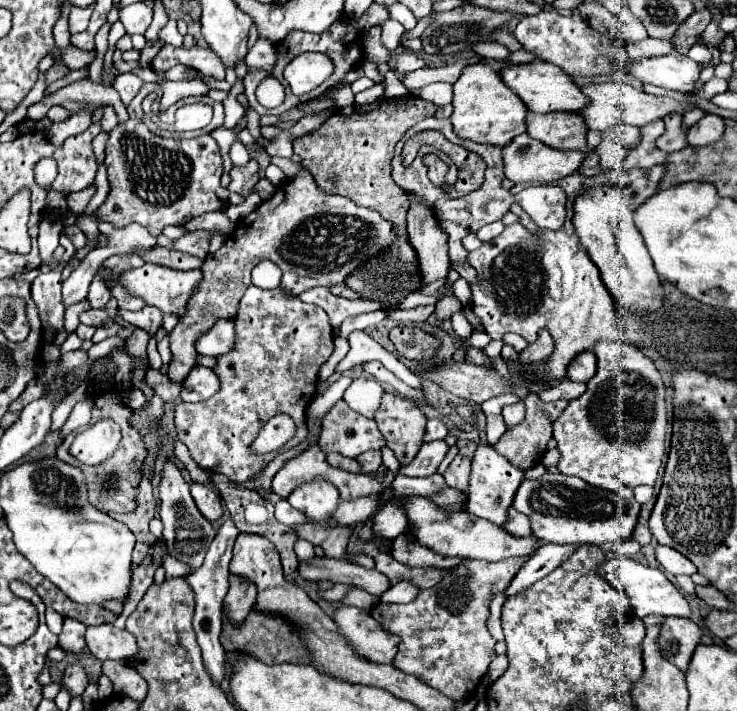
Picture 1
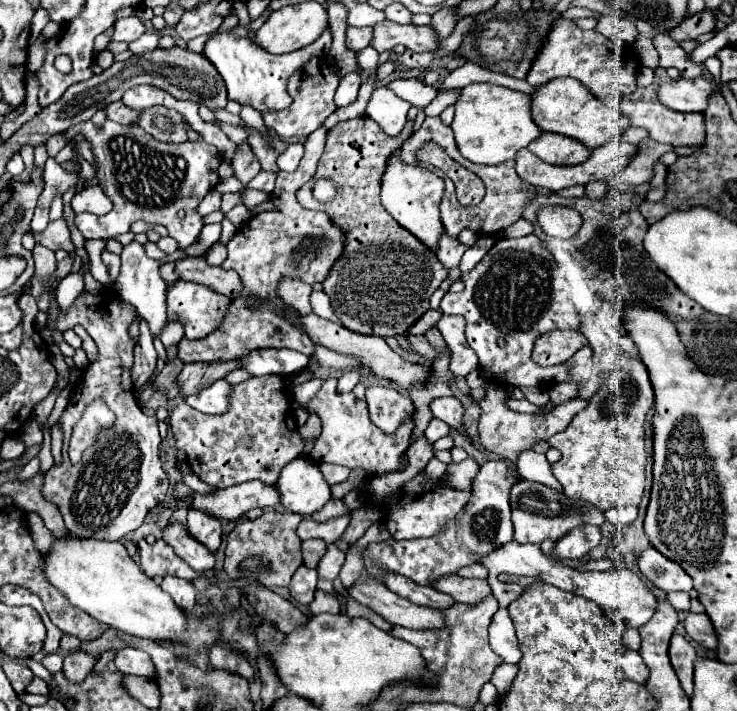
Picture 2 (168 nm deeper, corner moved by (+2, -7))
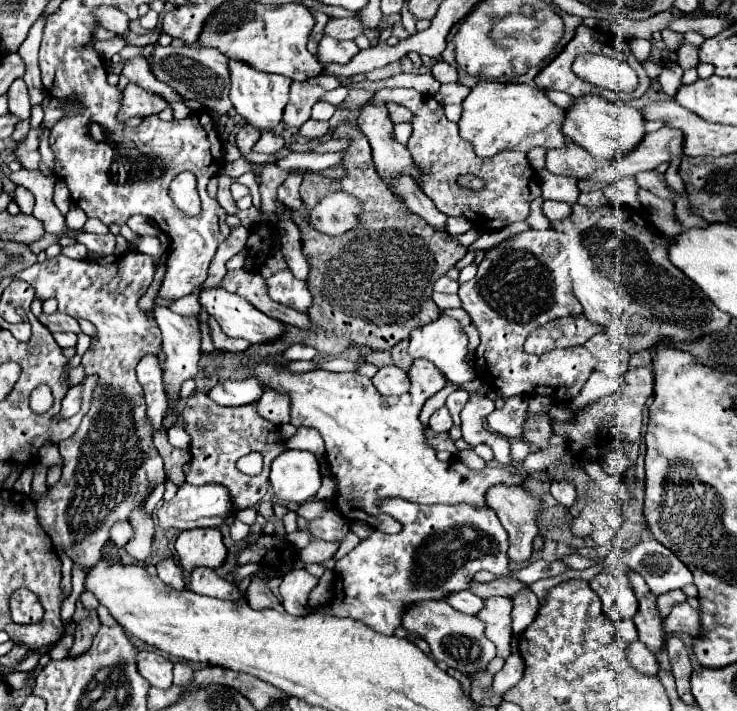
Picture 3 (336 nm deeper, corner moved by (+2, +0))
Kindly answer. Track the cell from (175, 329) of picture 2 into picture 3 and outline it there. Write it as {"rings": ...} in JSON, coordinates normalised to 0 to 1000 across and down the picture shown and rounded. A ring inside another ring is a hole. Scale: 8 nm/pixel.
{"rings":[[[255,414],[255,416],[233,425],[231,436],[239,439],[239,442],[244,442],[244,444],[266,444],[266,442],[271,442],[269,414]]]}

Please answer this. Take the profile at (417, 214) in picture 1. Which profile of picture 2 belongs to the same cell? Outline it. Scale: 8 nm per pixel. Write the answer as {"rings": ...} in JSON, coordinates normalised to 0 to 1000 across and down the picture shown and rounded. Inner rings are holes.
{"rings":[[[532,215],[524,232],[524,241],[518,246],[518,288],[521,294],[559,331],[564,331],[575,345],[581,345],[586,353],[594,347],[594,336],[602,328],[602,316],[597,311],[597,280],[602,274],[602,255],[583,243],[581,238],[570,232],[554,232],[543,224],[540,215]]]}

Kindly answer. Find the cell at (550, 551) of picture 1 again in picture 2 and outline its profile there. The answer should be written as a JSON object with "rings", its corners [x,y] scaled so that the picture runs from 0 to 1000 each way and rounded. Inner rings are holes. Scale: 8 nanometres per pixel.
{"rings":[[[803,738],[782,741],[782,747],[773,747],[773,752],[768,752],[754,764],[752,778],[760,786],[790,786],[817,758],[817,750],[806,750],[806,747],[811,747],[811,741]]]}

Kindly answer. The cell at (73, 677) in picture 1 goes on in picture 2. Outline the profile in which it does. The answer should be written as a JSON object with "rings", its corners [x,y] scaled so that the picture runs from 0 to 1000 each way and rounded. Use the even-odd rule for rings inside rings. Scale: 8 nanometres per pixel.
{"rings":[[[100,916],[95,921],[87,924],[87,949],[100,958],[100,961],[109,961],[117,955],[117,949],[128,941],[130,935],[130,924],[117,918],[117,916]]]}

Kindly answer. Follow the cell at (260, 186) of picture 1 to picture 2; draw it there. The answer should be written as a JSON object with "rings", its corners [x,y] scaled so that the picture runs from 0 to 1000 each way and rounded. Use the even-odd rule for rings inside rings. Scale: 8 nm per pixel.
{"rings":[[[304,271],[301,274],[301,291],[299,291],[299,297],[309,300],[323,286],[328,286],[328,274],[326,271]]]}

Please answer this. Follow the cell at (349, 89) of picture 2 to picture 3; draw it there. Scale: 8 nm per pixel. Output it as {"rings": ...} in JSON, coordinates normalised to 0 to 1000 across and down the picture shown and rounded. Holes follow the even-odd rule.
{"rings":[[[431,143],[429,152],[423,155],[423,166],[429,169],[445,169],[453,160],[453,149],[448,143]]]}

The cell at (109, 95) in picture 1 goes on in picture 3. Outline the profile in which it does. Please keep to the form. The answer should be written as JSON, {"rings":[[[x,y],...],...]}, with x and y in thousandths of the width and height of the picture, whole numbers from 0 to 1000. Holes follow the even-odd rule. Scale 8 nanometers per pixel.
{"rings":[[[174,118],[168,127],[168,138],[166,138],[166,149],[160,158],[160,169],[171,172],[176,166],[198,166],[204,160],[214,160],[225,152],[228,146],[223,141],[217,141],[217,135],[206,135],[201,129],[195,129],[193,124],[185,124],[182,118]]]}

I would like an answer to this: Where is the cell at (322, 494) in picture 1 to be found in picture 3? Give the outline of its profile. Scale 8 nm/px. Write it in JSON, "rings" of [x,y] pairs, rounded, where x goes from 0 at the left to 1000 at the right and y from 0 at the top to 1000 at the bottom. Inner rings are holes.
{"rings":[[[391,633],[369,650],[366,681],[372,695],[396,709],[410,709],[429,698],[437,684],[434,655],[423,636]]]}

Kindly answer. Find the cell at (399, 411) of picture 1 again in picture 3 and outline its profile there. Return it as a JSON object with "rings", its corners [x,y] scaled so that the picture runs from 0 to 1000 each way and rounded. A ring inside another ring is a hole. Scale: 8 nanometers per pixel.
{"rings":[[[518,515],[507,526],[505,540],[510,543],[510,549],[518,557],[545,557],[556,546],[556,534],[554,534],[551,523],[543,520],[540,515]]]}

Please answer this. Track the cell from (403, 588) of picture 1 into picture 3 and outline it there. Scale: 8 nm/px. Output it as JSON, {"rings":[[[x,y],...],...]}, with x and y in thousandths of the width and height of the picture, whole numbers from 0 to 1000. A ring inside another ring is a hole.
{"rings":[[[635,830],[611,833],[608,838],[602,838],[602,847],[608,847],[613,855],[619,855],[619,858],[624,858],[624,861],[630,861],[630,864],[646,864],[646,861],[657,852],[654,841],[643,838],[643,835],[635,833]]]}

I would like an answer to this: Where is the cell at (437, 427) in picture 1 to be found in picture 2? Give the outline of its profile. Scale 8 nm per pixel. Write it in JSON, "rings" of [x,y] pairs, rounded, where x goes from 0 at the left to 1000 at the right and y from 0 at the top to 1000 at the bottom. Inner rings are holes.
{"rings":[[[586,589],[575,612],[581,615],[581,620],[583,620],[583,623],[589,623],[589,620],[594,620],[597,615],[605,615],[608,609],[611,609],[608,595],[602,595],[602,592],[597,592],[597,589]]]}

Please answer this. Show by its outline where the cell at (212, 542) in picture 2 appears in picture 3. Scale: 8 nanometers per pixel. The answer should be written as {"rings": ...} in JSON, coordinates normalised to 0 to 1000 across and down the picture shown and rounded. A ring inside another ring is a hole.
{"rings":[[[296,743],[247,745],[239,759],[239,774],[244,779],[247,799],[255,805],[266,796],[296,799],[307,785],[307,768]]]}

